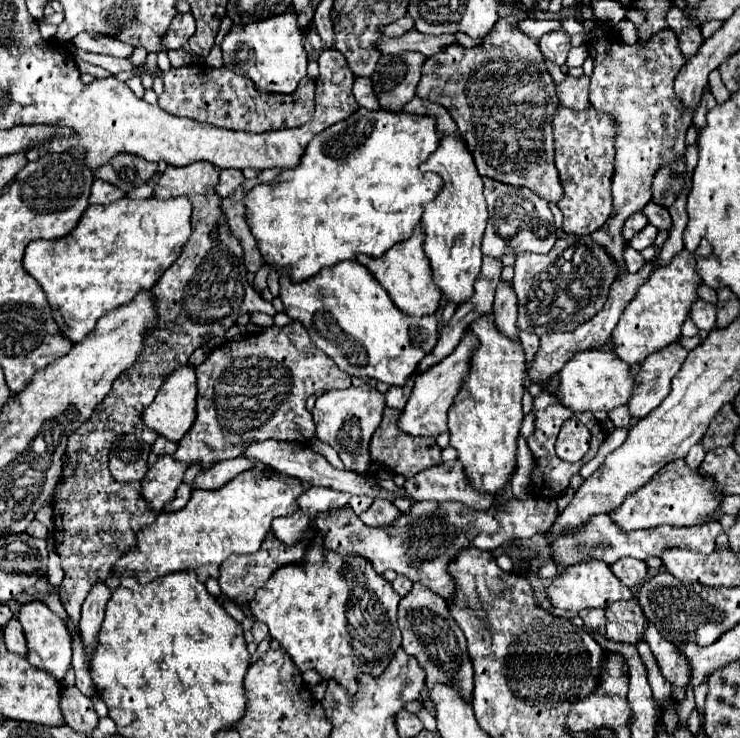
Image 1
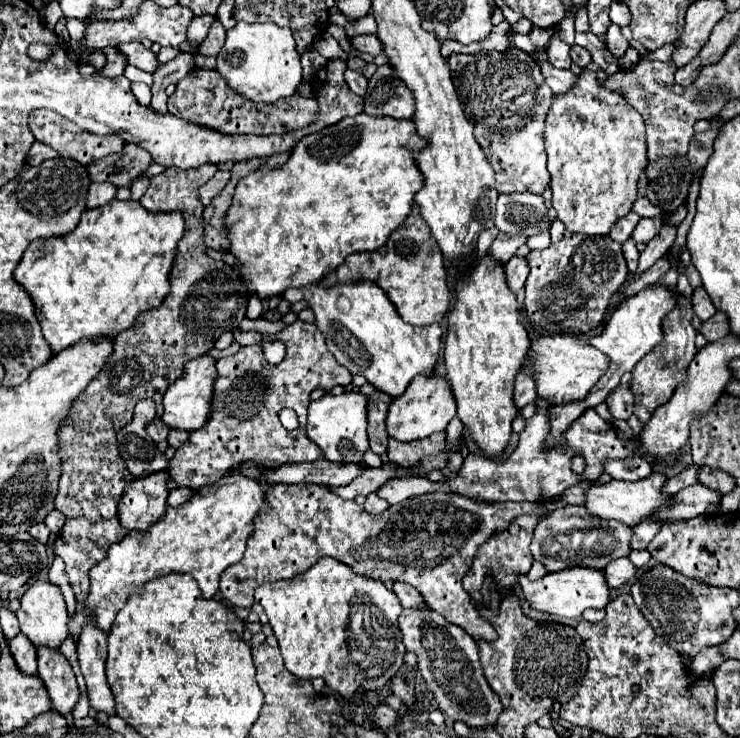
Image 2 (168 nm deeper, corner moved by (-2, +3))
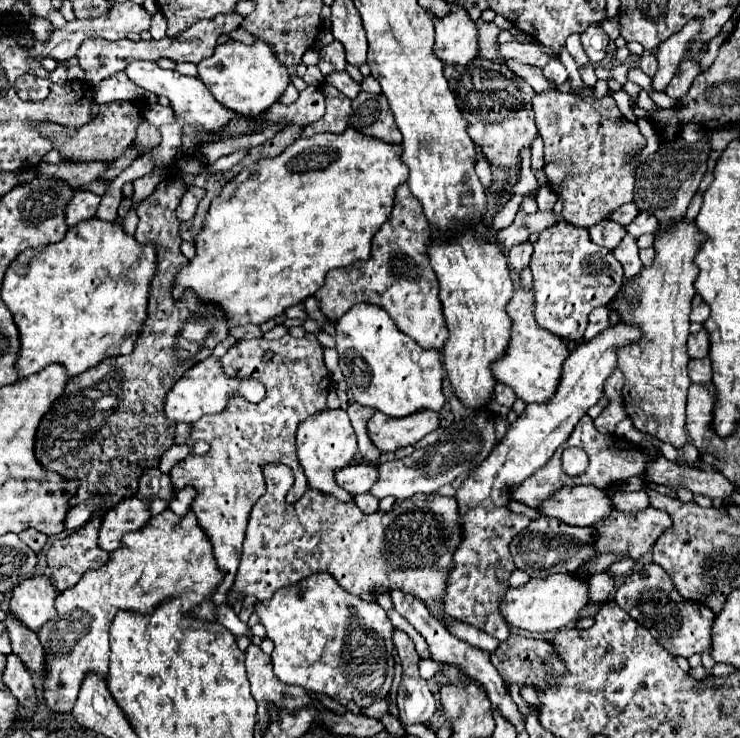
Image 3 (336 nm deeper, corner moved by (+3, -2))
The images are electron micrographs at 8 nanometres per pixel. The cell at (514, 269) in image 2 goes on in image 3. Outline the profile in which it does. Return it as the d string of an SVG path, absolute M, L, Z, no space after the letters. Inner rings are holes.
M522 243L522 247L512 247L508 251L508 263L516 273L522 273L522 269L526 269L530 263L530 255L532 255L532 245Z

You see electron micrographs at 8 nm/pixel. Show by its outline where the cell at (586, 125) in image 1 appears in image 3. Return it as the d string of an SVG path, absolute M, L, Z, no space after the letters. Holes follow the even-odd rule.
M584 85L580 93L562 93L562 91L546 91L538 93L532 99L532 109L536 113L536 127L540 137L544 139L544 173L548 177L550 189L562 201L562 219L574 227L590 229L592 225L608 219L620 205L632 201L634 187L634 171L636 161L646 147L646 139L636 127L636 123L628 121L616 101L606 95L602 99L594 99L594 87Z

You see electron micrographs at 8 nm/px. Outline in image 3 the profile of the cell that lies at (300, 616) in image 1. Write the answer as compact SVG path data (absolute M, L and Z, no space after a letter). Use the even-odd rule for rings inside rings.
M330 573L310 575L290 587L282 587L272 599L256 603L260 623L274 641L272 665L274 675L288 685L302 685L314 693L326 693L340 703L354 701L358 707L368 707L376 699L384 699L394 679L394 627L386 611L376 601L362 601L338 585Z

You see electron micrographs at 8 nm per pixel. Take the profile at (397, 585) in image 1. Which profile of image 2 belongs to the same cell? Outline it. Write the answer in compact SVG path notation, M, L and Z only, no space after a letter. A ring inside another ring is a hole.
M395 582L393 584L393 592L397 594L397 598L401 600L403 608L425 608L425 600L423 596L409 584L403 582Z

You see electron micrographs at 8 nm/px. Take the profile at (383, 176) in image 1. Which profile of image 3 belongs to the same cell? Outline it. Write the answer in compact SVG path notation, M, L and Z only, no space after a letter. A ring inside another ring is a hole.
M348 127L340 135L336 135L336 133L322 133L322 135L314 135L314 137L296 139L280 157L276 157L276 159L262 159L262 161L242 169L240 175L234 177L230 183L226 183L222 193L212 201L210 211L208 211L206 221L204 221L204 229L202 229L202 233L196 239L196 257L176 277L176 287L172 291L174 299L180 299L182 291L186 287L190 287L190 289L194 289L198 293L198 297L202 301L218 303L226 311L226 315L230 319L230 327L232 327L232 325L244 325L244 323L262 325L264 321L274 319L276 315L284 313L286 307L298 305L302 299L314 295L318 291L318 287L324 283L324 277L326 277L326 273L330 269L348 267L350 263L354 263L358 259L368 259L370 257L372 237L390 219L390 213L392 213L392 207L394 207L394 193L396 193L396 189L402 183L408 181L408 167L402 163L400 157L402 157L402 145L390 145L390 143L384 143L382 139L374 139L374 137L362 135L354 127Z

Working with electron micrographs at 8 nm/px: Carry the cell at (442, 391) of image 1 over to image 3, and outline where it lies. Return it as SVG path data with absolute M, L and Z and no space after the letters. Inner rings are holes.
M420 409L400 419L376 411L368 421L368 435L380 451L398 451L406 445L416 445L424 435L436 431L438 425L440 413L432 409Z

